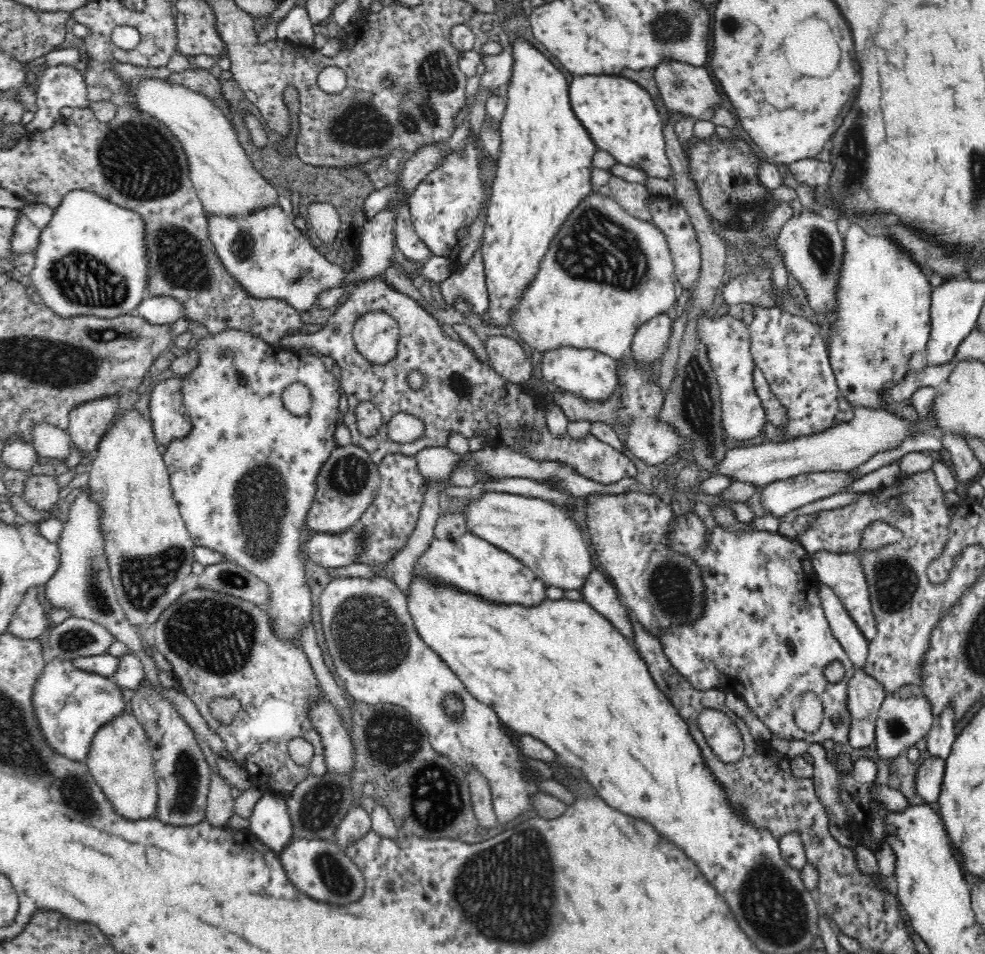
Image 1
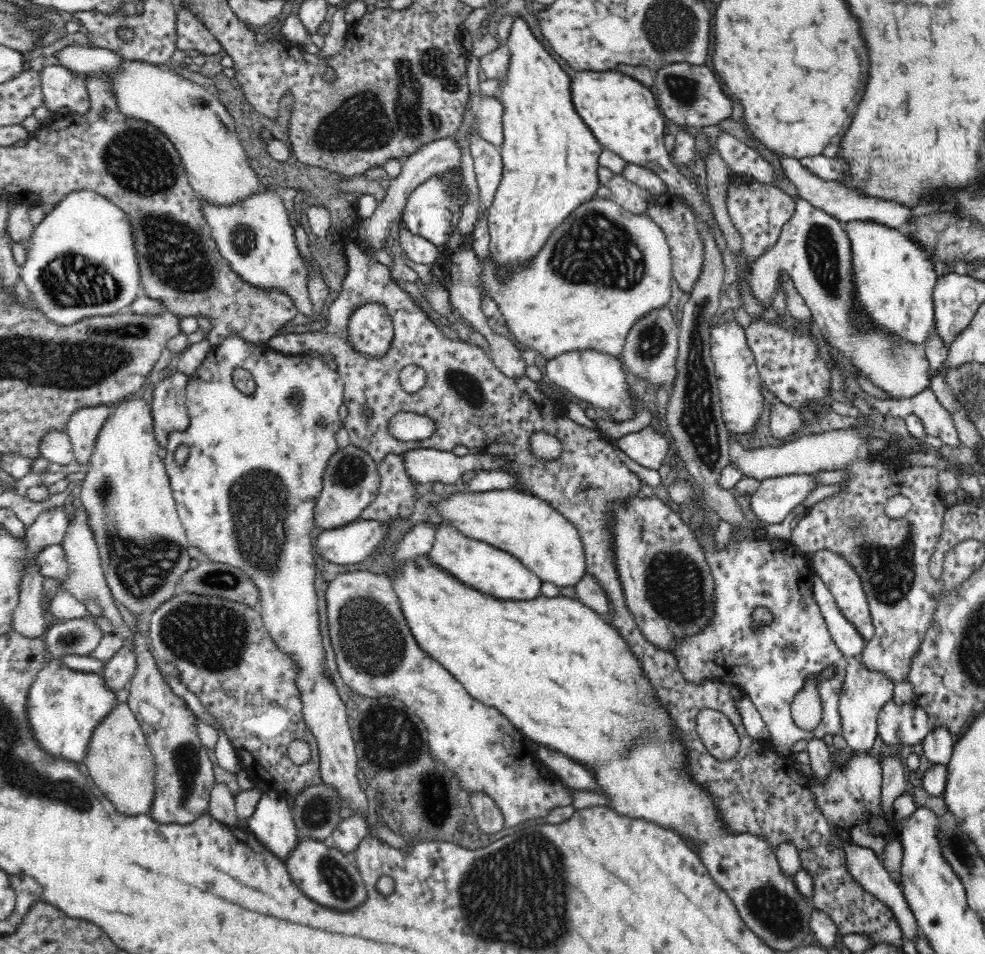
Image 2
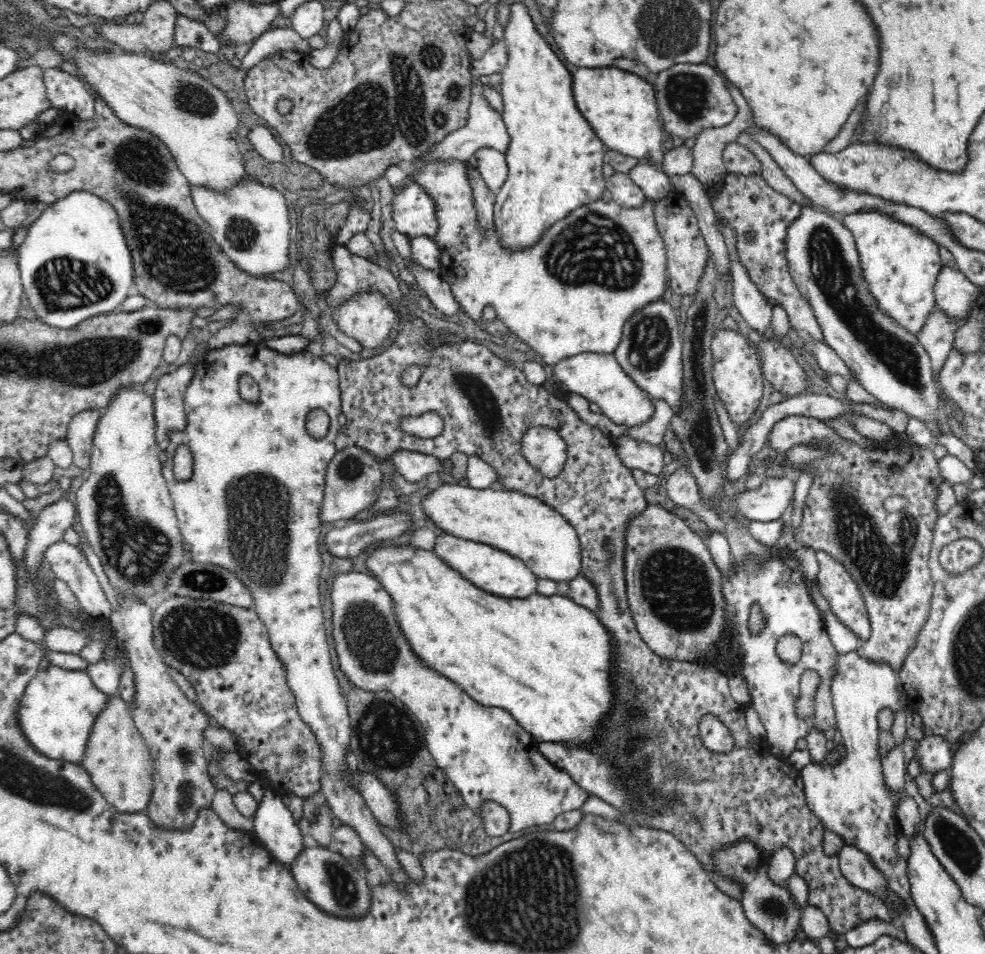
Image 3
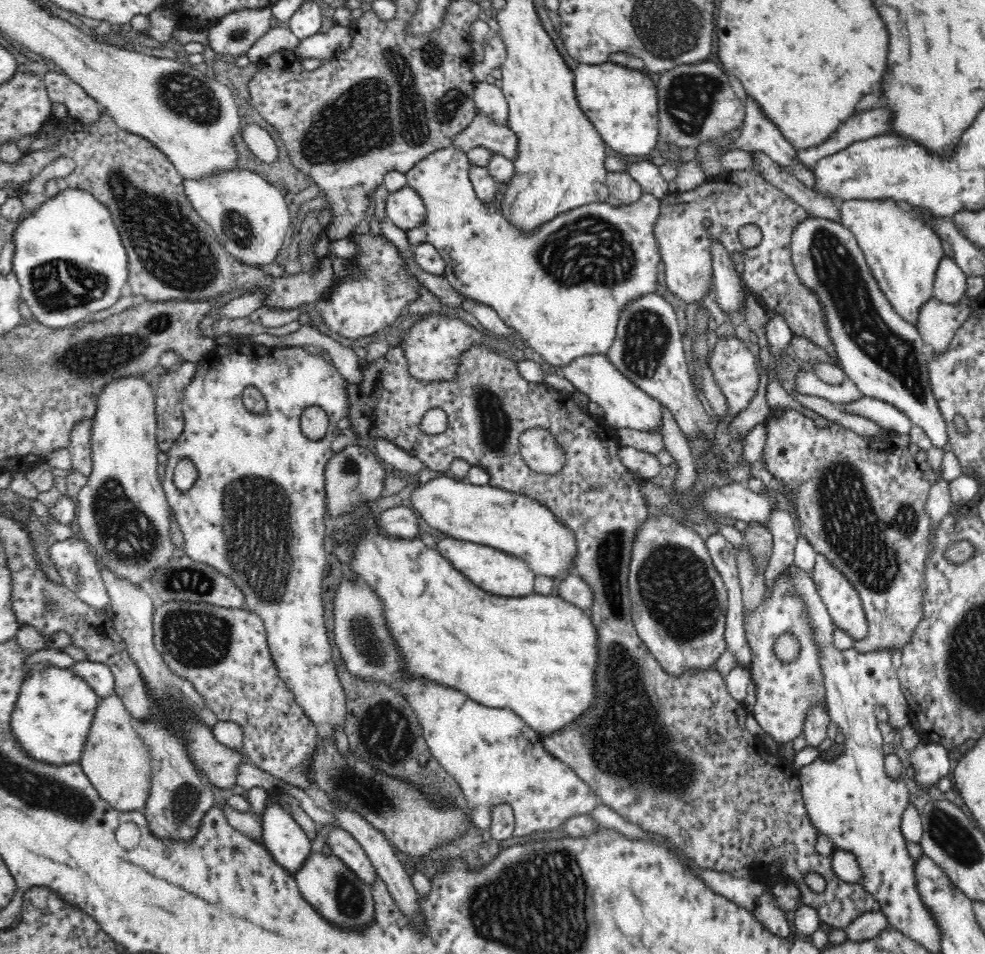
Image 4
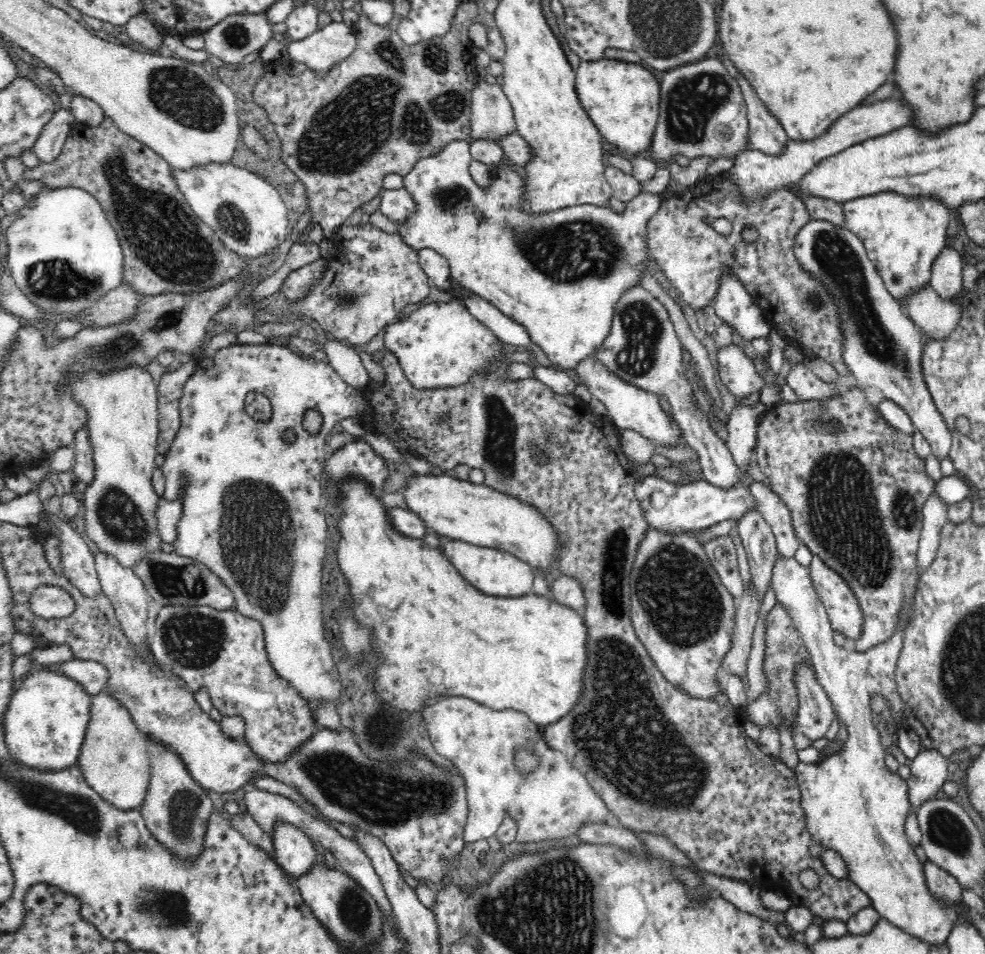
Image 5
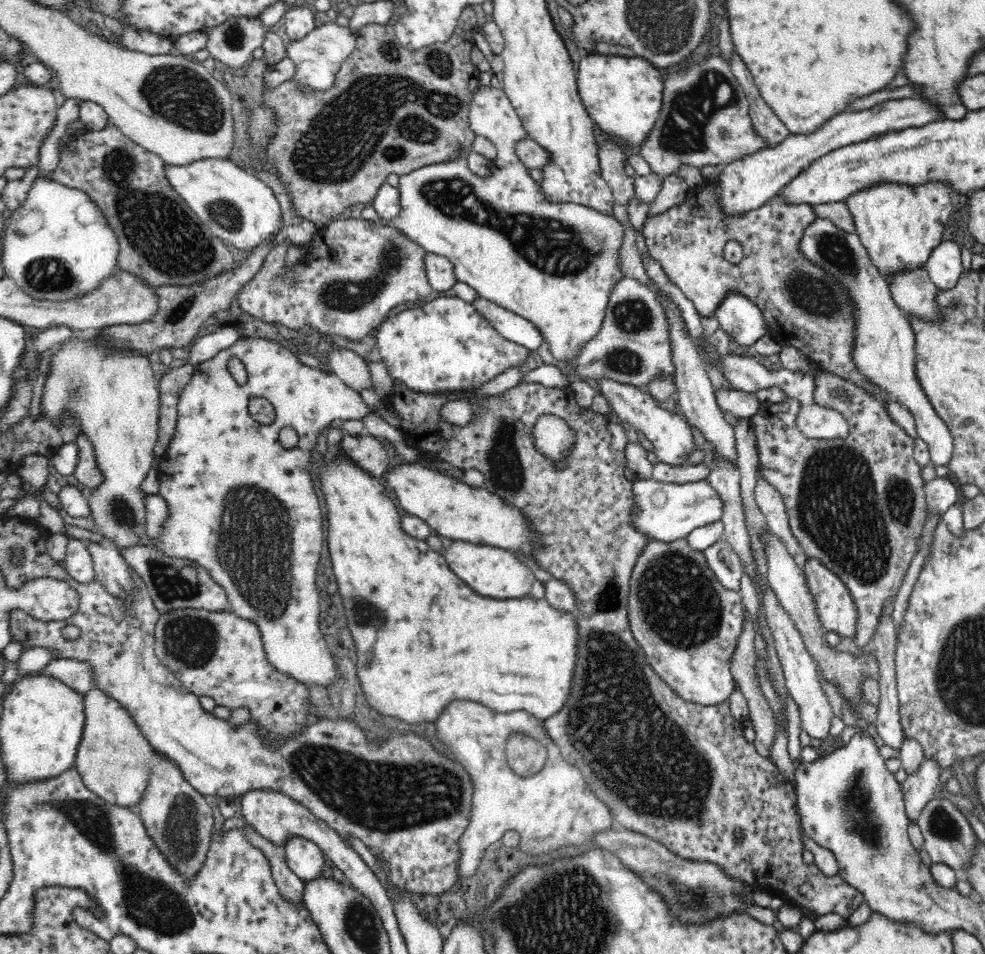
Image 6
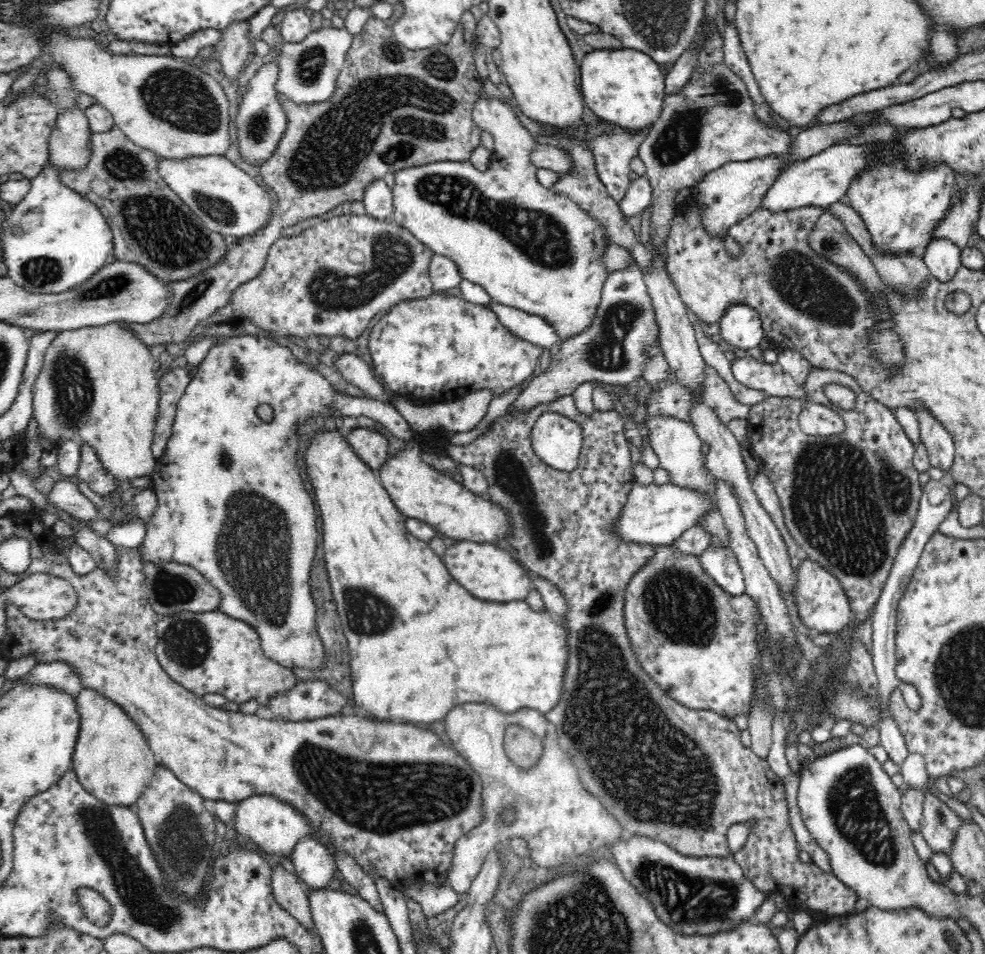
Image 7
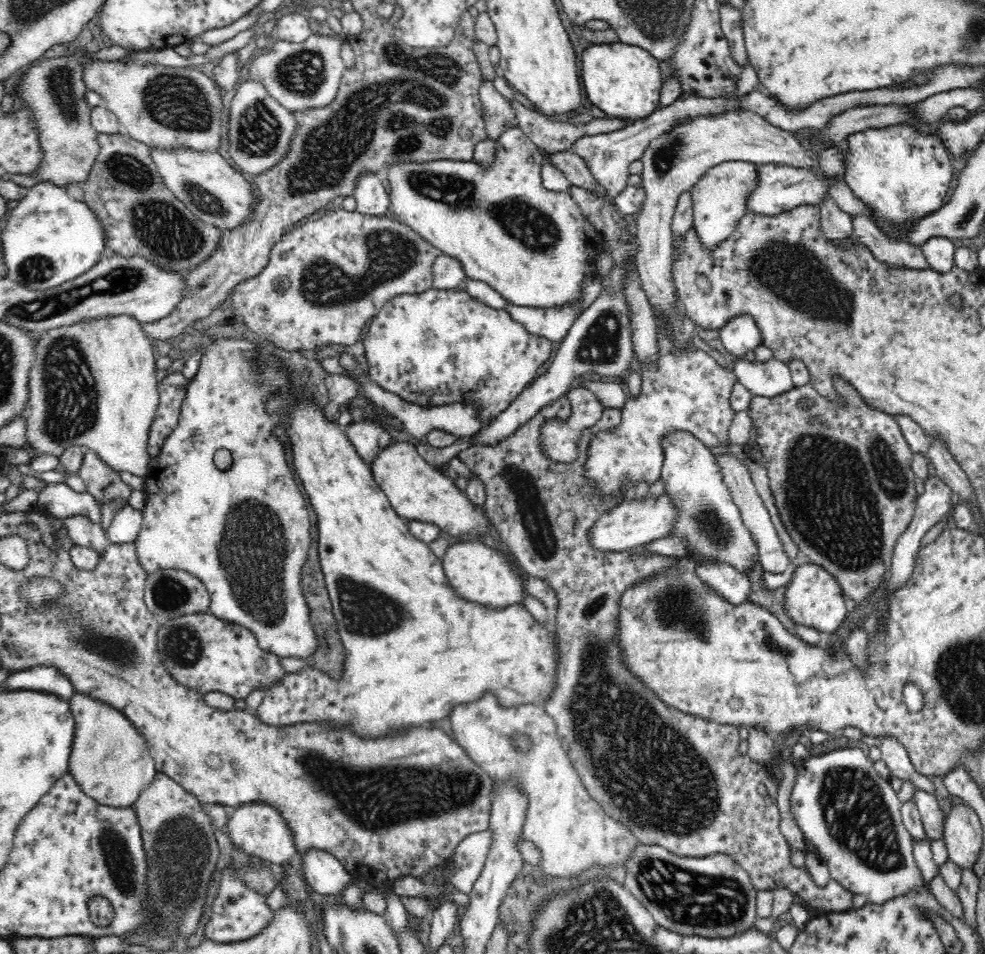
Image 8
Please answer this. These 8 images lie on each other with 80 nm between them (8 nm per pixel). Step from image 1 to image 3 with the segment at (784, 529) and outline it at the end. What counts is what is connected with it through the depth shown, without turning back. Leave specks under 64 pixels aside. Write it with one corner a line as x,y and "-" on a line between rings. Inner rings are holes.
764,478
757,489
746,489
734,496
734,508
748,520
770,522
778,520
794,498
794,481
784,478

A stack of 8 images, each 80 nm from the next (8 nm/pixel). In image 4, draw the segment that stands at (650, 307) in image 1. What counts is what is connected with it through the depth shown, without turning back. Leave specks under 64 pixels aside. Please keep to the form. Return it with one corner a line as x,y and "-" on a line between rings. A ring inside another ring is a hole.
450,144
450,146
434,151
426,158
422,158
421,161
417,162
414,168
411,168
405,174
406,184
420,195
420,199
422,199
424,207
426,207
426,219
423,219
423,224
415,226
414,229
405,231
408,243
412,248
420,244
430,244
434,246
446,262
447,282
463,296
464,301
471,303
471,305
481,305
485,308
489,308
495,314
500,315
500,318
512,328
513,333
517,332
528,346
532,347
538,354
541,354
541,357
544,358
548,364
561,368
569,365
578,357
585,357
589,354
604,355
604,352
610,348
615,336
618,334
616,324
618,324
618,316
620,310
624,308
624,305
628,304
628,302
632,302
634,298
642,296
642,294
656,292
656,286
658,286
658,271
660,271
661,268
661,261
660,253
658,253
658,246
656,245
653,234
653,226
660,215
661,199
653,194
643,192
637,202
622,205
621,207
610,206
610,204
602,202
594,202
560,214
553,220
544,222
544,224
540,225
539,228
536,228
534,231
522,232
522,229
518,229
518,226
514,225
514,223
510,223
510,219
506,218
506,215
502,213
502,190
504,190
504,192
507,191
507,186
511,178
508,178
506,182
497,184
497,190
499,190
497,191
497,196
499,197
496,197
495,200
500,200
500,206
492,206
492,203
484,203
479,200
469,177
469,168
471,165
467,152
464,152
459,146

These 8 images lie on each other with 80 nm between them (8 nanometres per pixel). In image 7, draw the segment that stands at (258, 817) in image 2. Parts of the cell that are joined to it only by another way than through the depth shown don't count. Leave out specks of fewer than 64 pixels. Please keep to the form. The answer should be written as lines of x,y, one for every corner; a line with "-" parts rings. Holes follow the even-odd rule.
302,838
294,847
291,860
299,877
313,889
328,889
336,878
337,862
318,841

